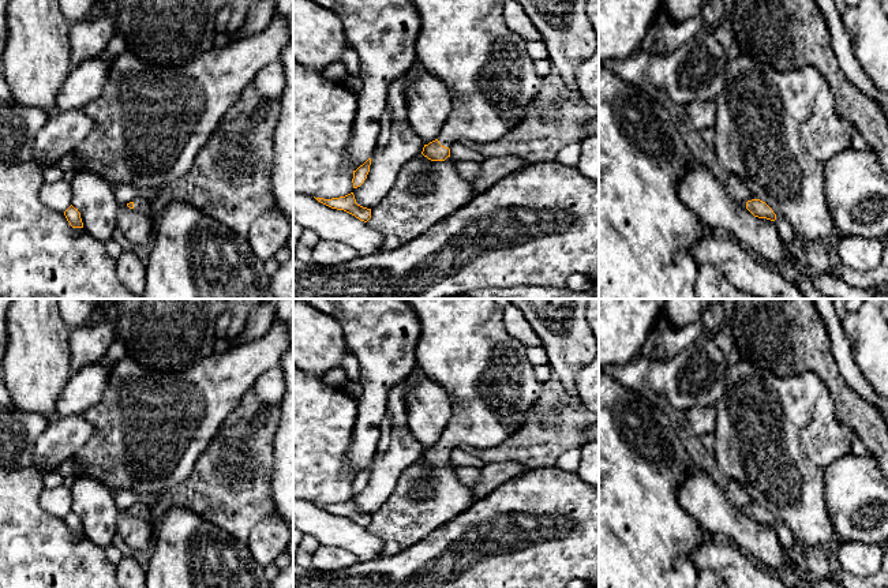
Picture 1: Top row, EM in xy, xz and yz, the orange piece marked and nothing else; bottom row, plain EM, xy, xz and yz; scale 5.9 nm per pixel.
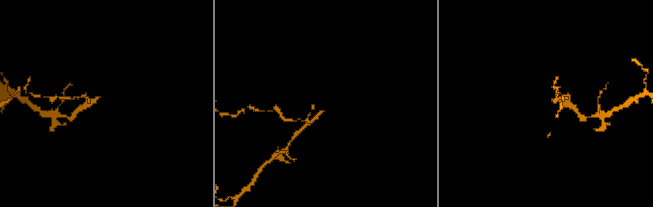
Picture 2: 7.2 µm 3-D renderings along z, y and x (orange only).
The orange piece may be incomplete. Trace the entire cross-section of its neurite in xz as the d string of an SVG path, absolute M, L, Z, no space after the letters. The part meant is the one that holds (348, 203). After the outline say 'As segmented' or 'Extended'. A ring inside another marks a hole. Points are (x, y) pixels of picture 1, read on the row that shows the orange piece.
M353 192L340 198L331 199L315 198L315 199L331 209L344 210L355 216L360 221L367 222L371 218L371 209L357 205Z. As segmented

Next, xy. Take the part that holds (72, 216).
M72 205L64 211L64 216L72 228L83 228L80 213Z. As segmented

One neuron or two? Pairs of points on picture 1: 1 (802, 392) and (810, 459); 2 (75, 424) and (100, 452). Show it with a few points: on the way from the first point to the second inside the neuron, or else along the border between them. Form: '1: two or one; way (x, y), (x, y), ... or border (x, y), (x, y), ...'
1: one; way (802, 408), (802, 442)
2: two; border (82, 416), (93, 426), (94, 434), (71, 456)

